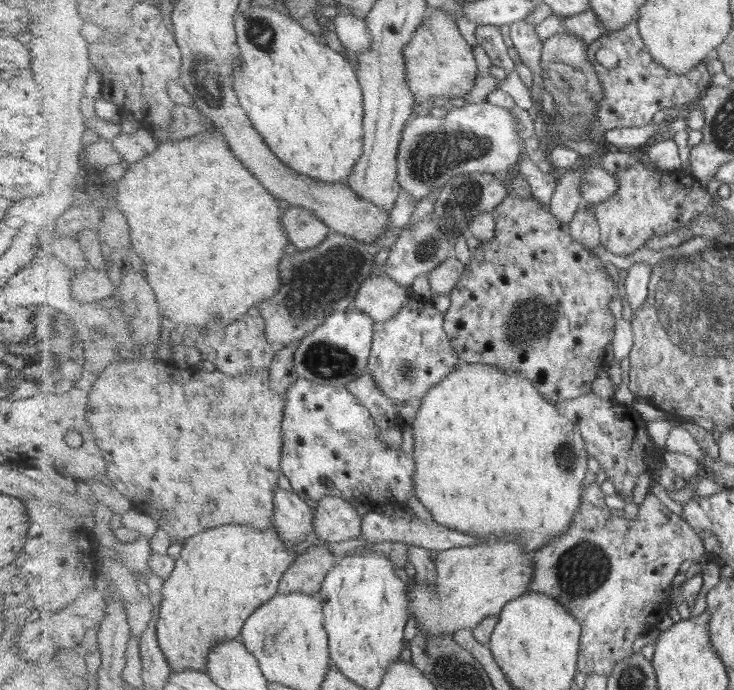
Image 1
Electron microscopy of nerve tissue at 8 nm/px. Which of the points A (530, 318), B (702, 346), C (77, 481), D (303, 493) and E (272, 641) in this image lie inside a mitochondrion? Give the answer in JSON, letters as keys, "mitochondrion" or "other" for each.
{"A":"mitochondrion","B":"mitochondrion","C":"other","D":"other","E":"mitochondrion"}

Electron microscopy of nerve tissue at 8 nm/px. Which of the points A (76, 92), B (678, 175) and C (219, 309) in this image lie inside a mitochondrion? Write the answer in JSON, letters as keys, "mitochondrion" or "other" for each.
{"A":"other","B":"other","C":"other"}

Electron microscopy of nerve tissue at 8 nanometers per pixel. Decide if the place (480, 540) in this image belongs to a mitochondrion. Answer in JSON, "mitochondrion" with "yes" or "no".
{"mitochondrion":"no"}

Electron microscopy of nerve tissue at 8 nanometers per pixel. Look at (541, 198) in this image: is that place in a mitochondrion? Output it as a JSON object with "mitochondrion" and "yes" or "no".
{"mitochondrion":"no"}

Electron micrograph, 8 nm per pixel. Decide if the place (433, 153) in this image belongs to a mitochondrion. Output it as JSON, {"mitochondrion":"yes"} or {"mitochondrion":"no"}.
{"mitochondrion":"yes"}

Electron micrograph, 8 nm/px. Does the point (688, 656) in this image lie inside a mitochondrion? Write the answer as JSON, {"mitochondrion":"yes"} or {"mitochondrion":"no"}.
{"mitochondrion":"no"}

